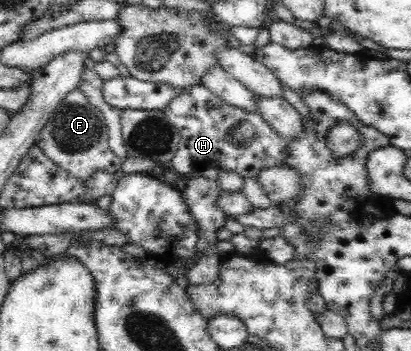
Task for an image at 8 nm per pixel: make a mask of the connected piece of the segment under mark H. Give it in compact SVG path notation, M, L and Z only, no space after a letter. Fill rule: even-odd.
M202 85L187 88L186 92L175 96L163 111L172 125L180 132L177 153L169 163L171 164L170 169L175 173L199 174L206 168L219 168L239 173L239 175L243 175L243 178L256 177L261 170L277 165L283 166L285 158L287 158L285 157L287 154L286 140L279 136L259 113L247 112L229 105Z

